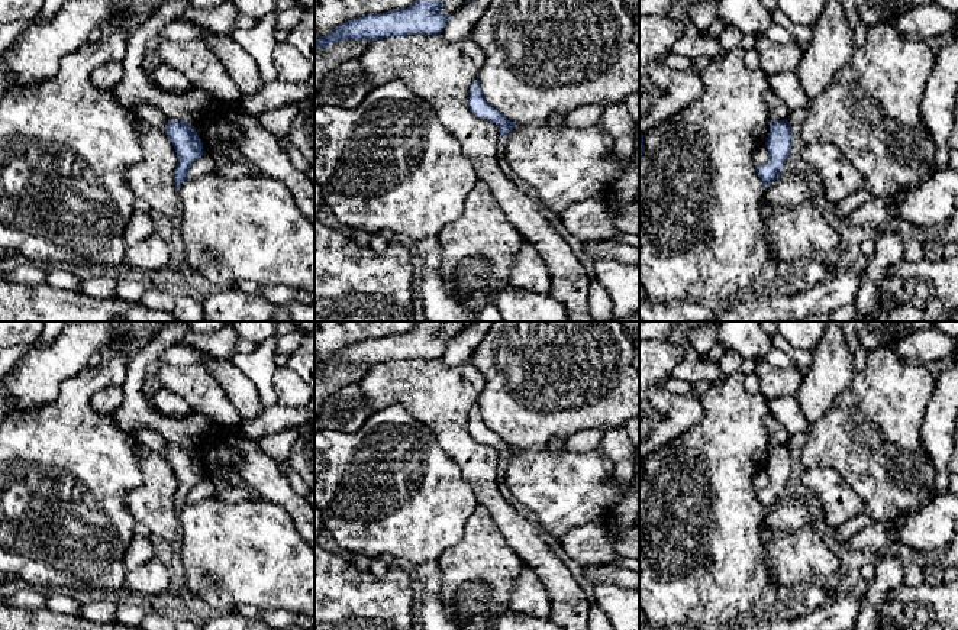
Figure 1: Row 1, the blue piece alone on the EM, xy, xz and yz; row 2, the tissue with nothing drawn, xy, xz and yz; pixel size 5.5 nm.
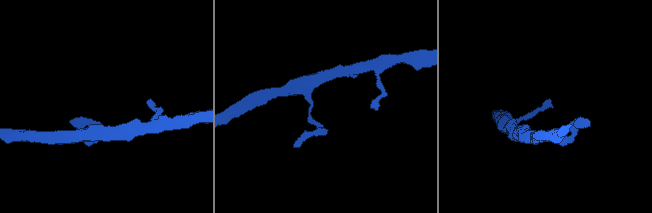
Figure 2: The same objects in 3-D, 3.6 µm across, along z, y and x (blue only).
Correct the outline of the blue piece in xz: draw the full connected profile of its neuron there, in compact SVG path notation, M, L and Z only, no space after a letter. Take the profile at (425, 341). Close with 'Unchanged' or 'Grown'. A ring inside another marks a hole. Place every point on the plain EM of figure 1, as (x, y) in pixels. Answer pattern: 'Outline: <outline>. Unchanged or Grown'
Outline: M417 322L407 333L367 339L315 362L315 375L339 365L378 365L388 361L438 359L451 339L442 336L445 322Z. Unchanged

